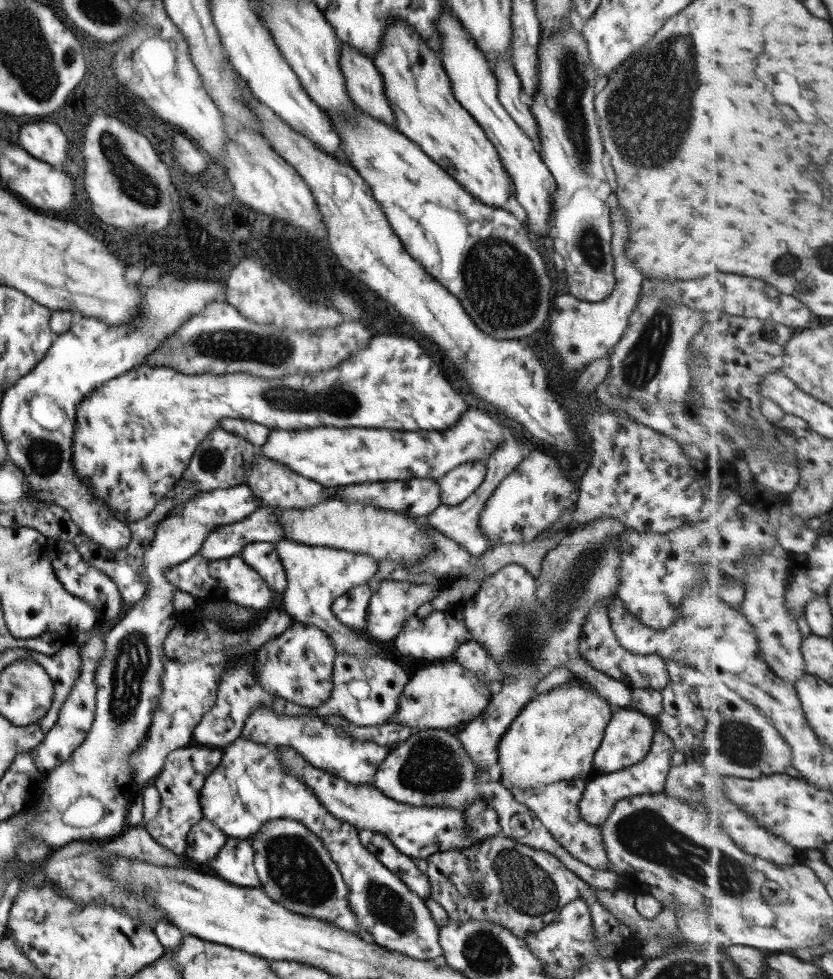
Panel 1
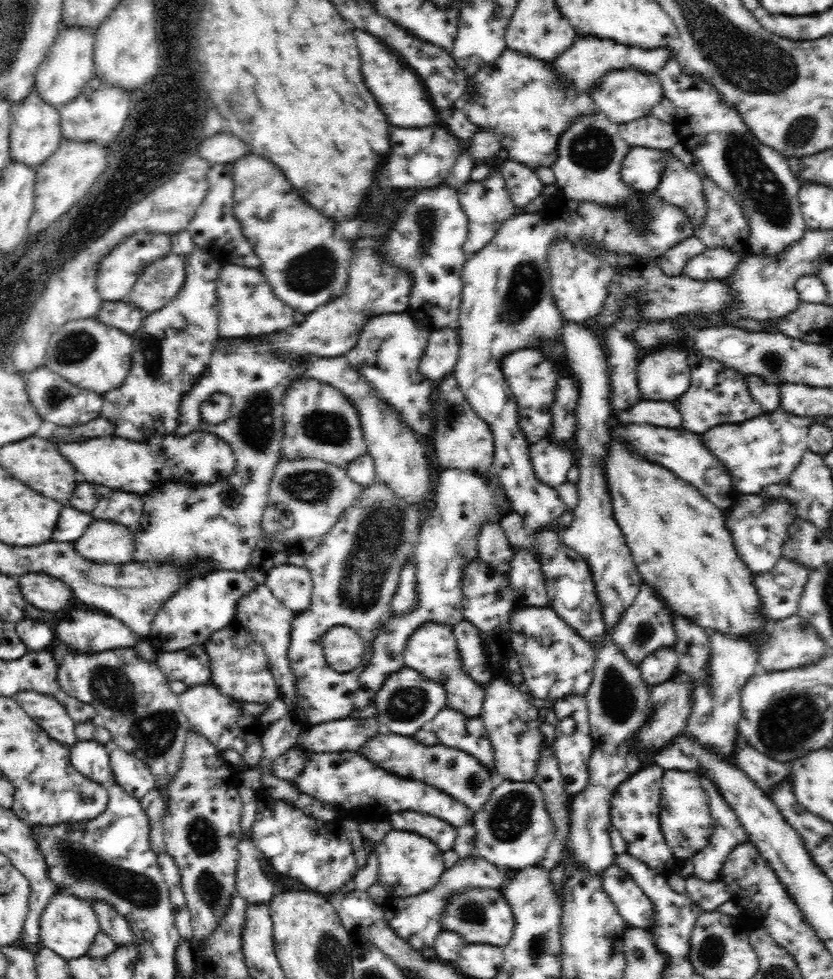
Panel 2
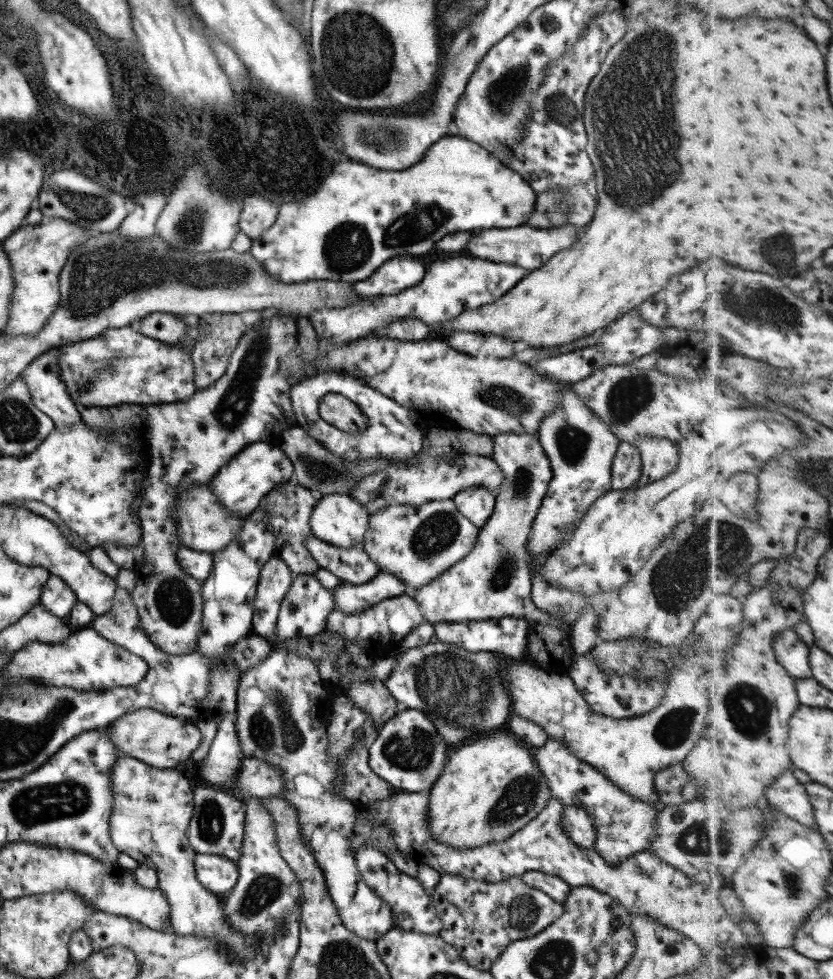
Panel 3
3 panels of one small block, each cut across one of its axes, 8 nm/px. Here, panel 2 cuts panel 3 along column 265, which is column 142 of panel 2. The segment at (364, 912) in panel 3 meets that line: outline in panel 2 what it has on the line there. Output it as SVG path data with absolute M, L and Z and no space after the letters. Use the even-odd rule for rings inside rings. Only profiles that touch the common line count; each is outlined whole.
M55 642L51 647L56 665L58 665L58 683L66 695L78 701L92 705L98 713L98 721L103 724L113 736L115 743L125 751L129 751L146 763L156 779L156 789L168 786L180 766L187 737L192 732L186 715L182 712L178 695L169 687L169 680L159 669L159 666L140 658L135 650L117 648L104 652L76 652L65 644Z

